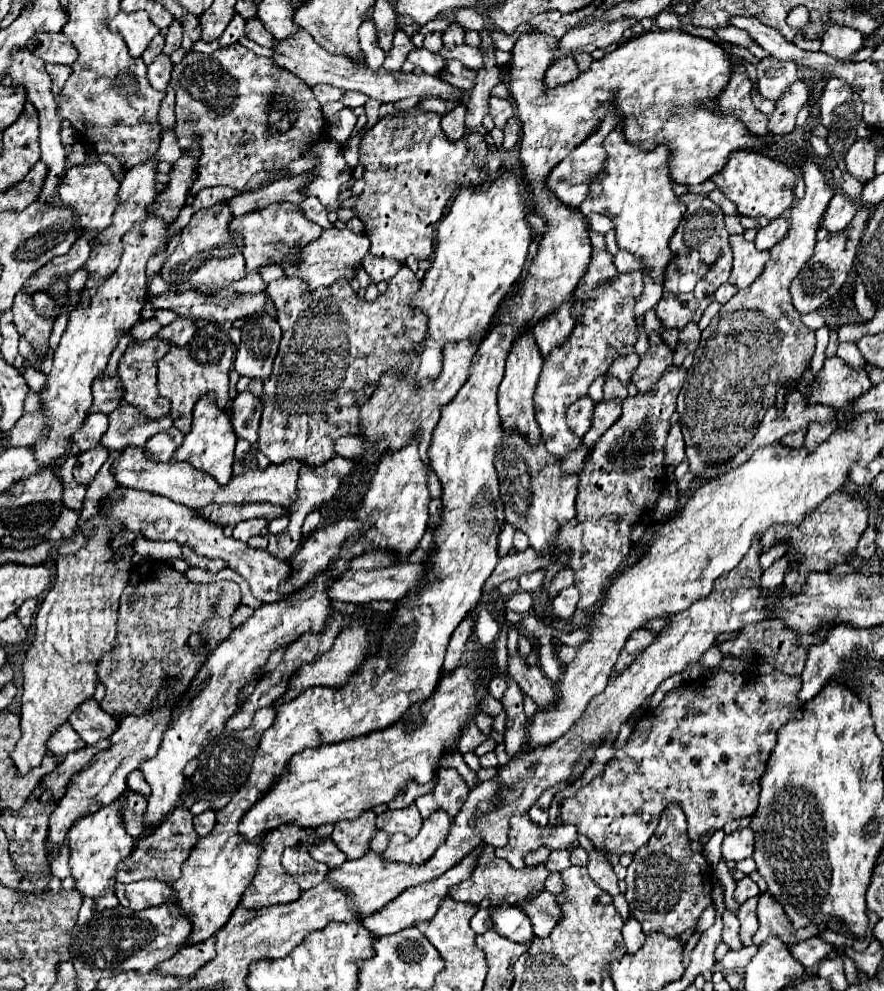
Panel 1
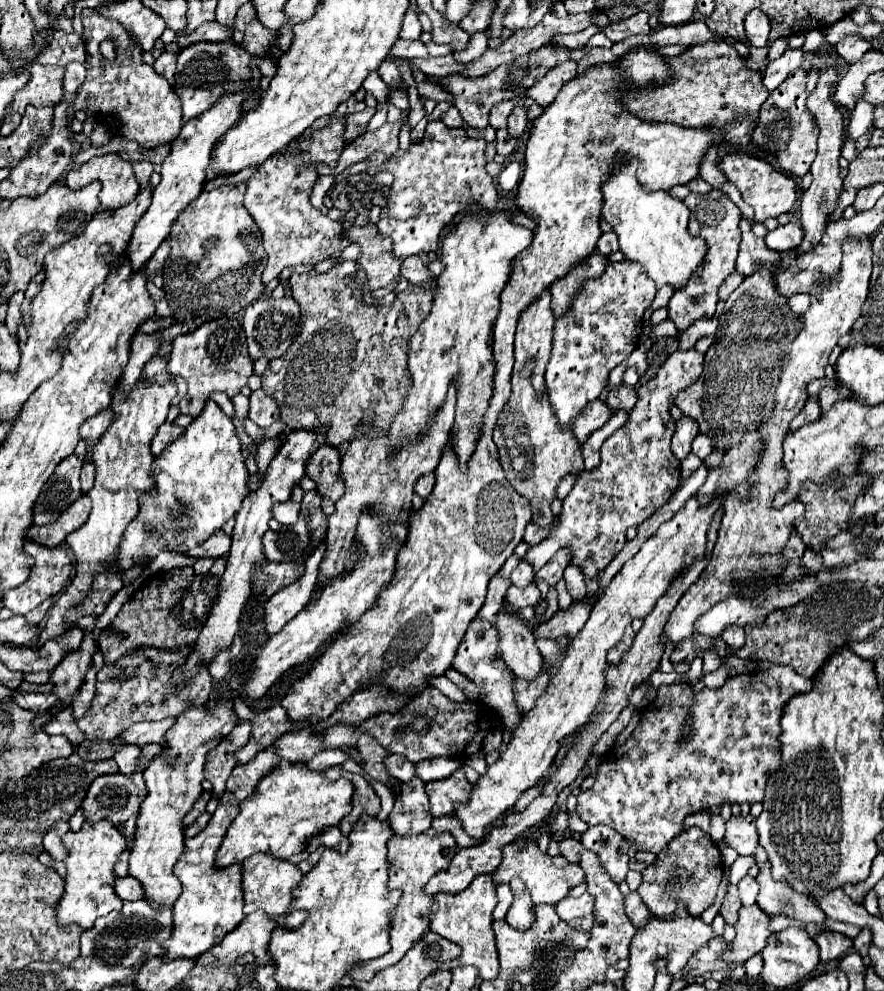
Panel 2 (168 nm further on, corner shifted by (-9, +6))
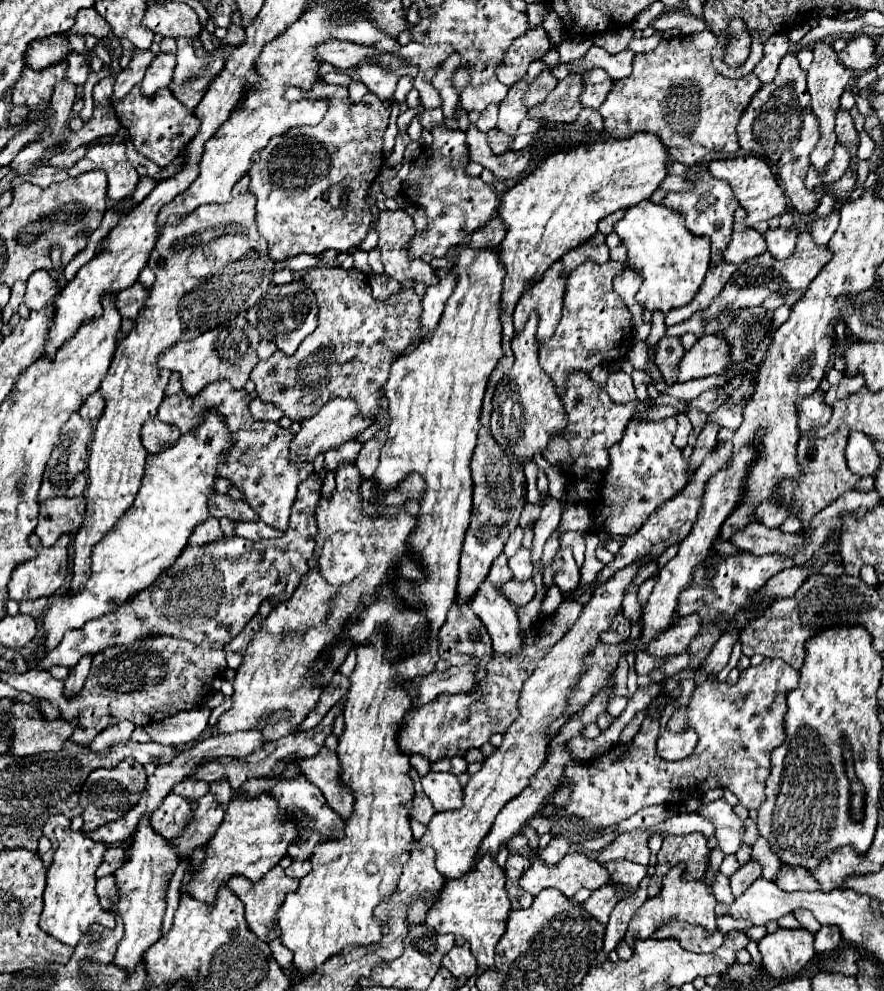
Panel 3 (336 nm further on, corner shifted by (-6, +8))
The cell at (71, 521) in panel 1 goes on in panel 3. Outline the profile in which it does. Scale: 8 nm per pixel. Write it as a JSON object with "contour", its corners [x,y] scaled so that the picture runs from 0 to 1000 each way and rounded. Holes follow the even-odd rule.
{"contour":[[[95,502],[50,504],[45,508],[45,522],[41,532],[41,540],[45,542],[48,550],[59,552],[72,538],[86,540],[95,526],[95,516]]]}

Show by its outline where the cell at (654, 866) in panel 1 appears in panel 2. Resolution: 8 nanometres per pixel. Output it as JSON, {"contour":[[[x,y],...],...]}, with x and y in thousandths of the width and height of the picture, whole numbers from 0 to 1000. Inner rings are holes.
{"contour":[[[779,835],[777,839],[770,839],[766,845],[761,845],[761,849],[757,849],[750,861],[757,863],[761,871],[748,873],[745,865],[739,871],[734,871],[725,879],[727,889],[721,901],[725,903],[727,911],[734,915],[739,925],[757,927],[766,921],[768,913],[773,913],[782,925],[791,925],[800,915],[809,911],[809,903],[818,885],[816,861],[811,853],[791,835]]]}

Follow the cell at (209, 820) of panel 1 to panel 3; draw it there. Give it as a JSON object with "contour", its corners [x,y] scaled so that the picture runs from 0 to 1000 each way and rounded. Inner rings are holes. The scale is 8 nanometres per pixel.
{"contour":[[[192,800],[183,808],[183,812],[172,820],[170,835],[174,835],[174,839],[179,839],[179,843],[183,843],[186,847],[197,847],[215,830],[215,826],[217,826],[215,810],[208,804]]]}

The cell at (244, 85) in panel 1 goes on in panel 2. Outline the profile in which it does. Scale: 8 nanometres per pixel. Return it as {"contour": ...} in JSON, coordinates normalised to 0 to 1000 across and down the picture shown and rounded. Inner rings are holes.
{"contour":[[[255,41],[255,43],[221,43],[209,47],[202,53],[200,60],[200,74],[198,74],[198,92],[202,94],[205,106],[207,106],[207,122],[221,120],[225,118],[230,112],[234,112],[236,108],[241,108],[241,104],[245,104],[252,96],[259,94],[273,94],[282,90],[284,84],[284,76],[286,76],[286,66],[293,72],[293,86],[291,90],[284,90],[275,102],[273,108],[273,118],[282,112],[288,110],[293,106],[295,96],[300,96],[300,90],[311,74],[313,62],[307,58],[288,58],[277,53],[277,49],[273,45],[268,45],[266,41]]]}

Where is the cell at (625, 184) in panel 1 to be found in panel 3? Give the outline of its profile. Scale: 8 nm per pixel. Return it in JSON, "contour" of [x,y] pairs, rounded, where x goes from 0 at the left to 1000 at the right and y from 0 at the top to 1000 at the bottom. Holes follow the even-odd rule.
{"contour":[[[726,203],[713,211],[695,227],[699,237],[706,237],[710,249],[710,265],[717,265],[726,280],[726,290],[719,304],[733,314],[749,314],[756,318],[760,312],[778,308],[790,296],[803,267],[803,241],[783,237],[774,229],[774,219],[749,207]]]}

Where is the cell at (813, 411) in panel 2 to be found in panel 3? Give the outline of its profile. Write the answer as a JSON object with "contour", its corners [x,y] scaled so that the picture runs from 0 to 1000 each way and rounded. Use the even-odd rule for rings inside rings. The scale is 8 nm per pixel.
{"contour":[[[923,393],[919,399],[903,403],[900,417],[903,417],[903,431],[907,437],[912,437],[916,435],[916,431],[930,431],[930,427],[937,427],[941,411],[932,406],[932,396]]]}

